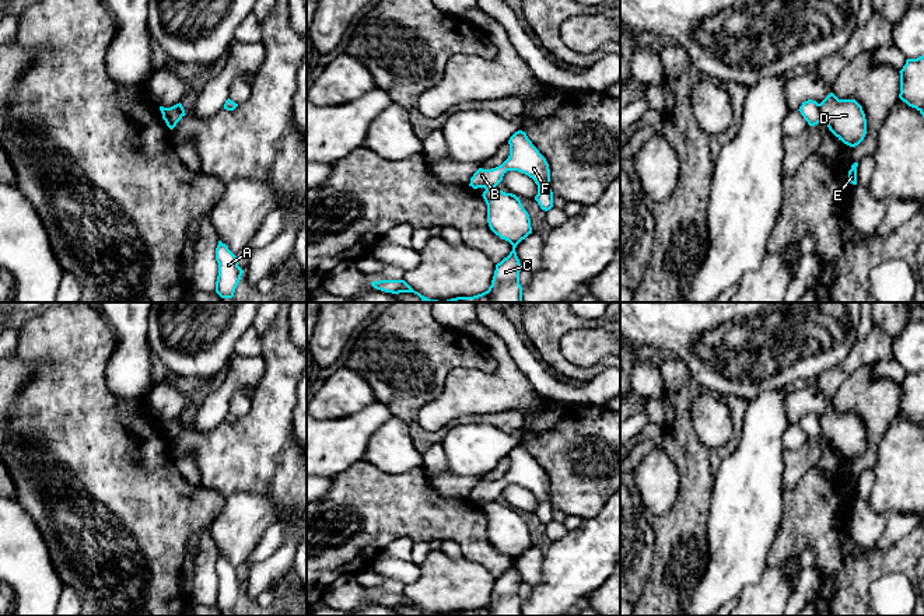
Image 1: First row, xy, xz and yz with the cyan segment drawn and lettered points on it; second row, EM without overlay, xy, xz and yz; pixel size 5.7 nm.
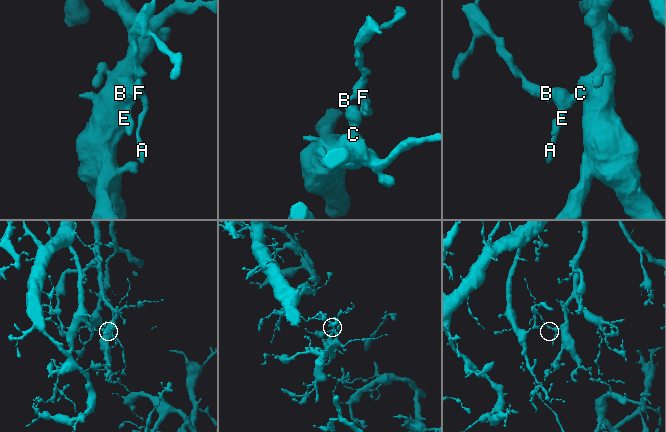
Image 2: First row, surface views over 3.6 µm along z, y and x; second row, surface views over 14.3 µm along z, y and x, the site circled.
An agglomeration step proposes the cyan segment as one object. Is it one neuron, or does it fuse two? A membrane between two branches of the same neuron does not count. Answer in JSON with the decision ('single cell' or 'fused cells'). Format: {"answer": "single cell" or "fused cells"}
{"answer": "fused cells"}

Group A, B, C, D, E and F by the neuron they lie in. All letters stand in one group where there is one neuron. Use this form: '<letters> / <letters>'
A B F / C D E

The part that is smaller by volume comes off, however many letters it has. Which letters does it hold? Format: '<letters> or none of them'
A, B, F

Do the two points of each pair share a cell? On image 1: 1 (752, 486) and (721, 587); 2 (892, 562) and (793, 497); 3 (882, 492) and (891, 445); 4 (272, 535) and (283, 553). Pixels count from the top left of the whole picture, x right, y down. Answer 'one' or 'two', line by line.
1: one
2: one
3: one
4: two

